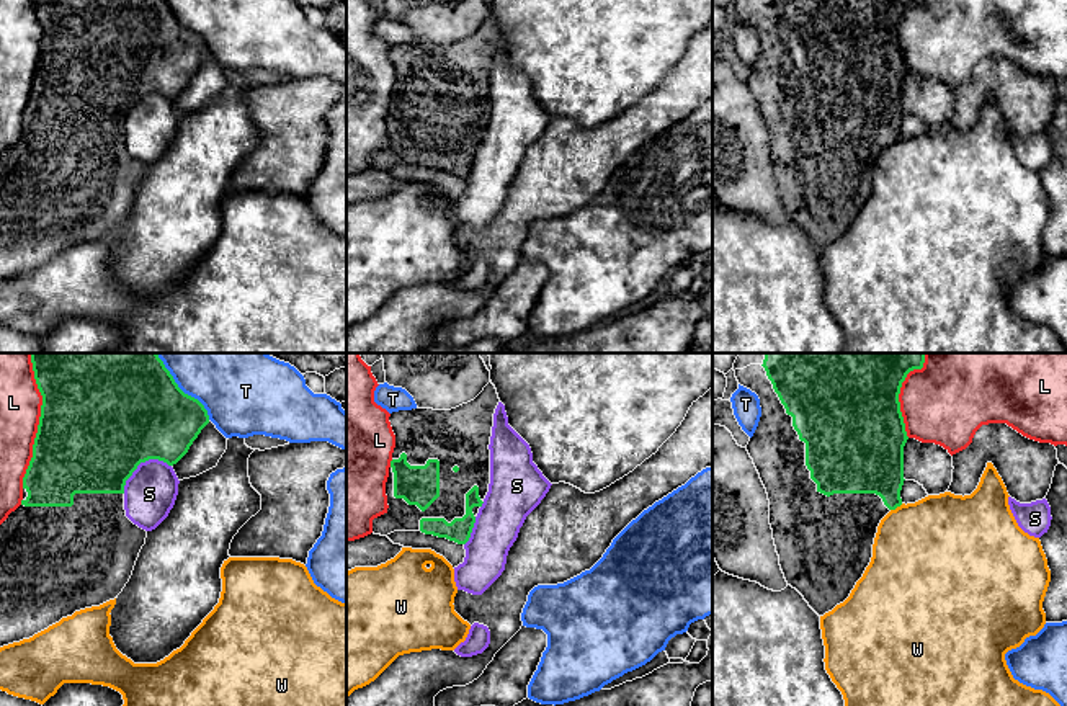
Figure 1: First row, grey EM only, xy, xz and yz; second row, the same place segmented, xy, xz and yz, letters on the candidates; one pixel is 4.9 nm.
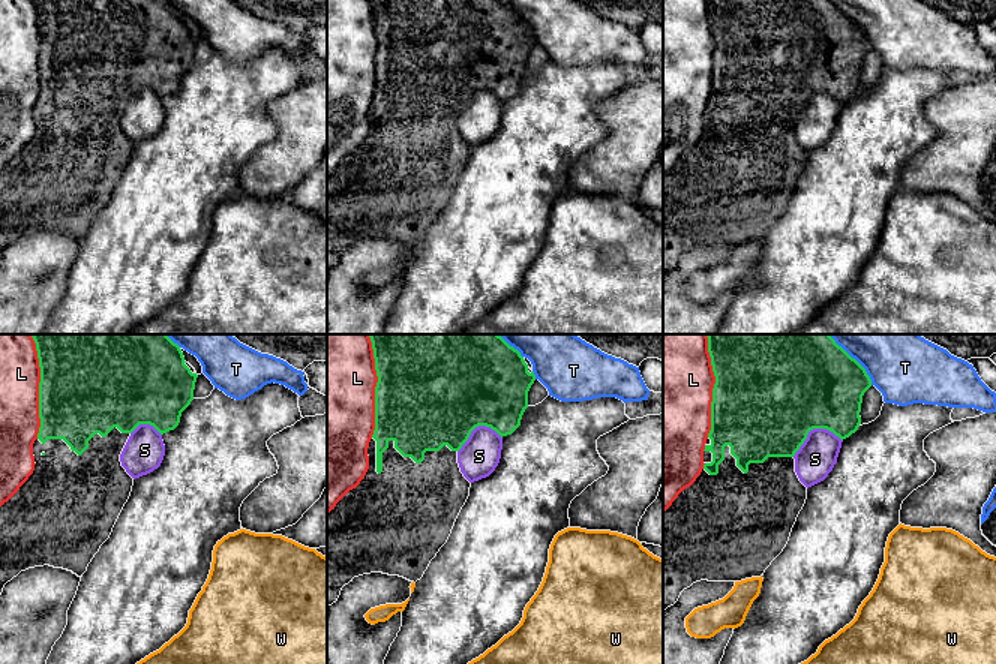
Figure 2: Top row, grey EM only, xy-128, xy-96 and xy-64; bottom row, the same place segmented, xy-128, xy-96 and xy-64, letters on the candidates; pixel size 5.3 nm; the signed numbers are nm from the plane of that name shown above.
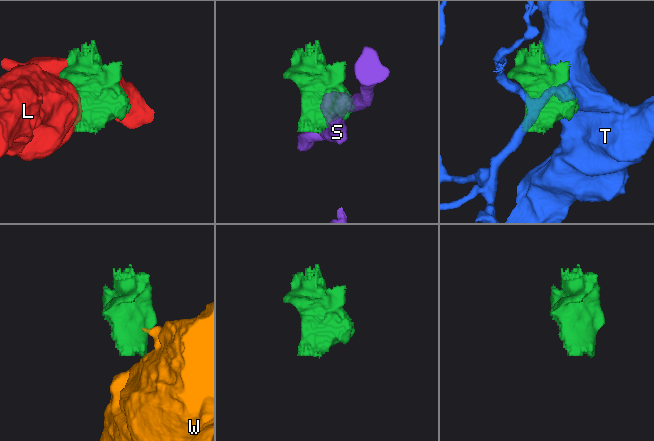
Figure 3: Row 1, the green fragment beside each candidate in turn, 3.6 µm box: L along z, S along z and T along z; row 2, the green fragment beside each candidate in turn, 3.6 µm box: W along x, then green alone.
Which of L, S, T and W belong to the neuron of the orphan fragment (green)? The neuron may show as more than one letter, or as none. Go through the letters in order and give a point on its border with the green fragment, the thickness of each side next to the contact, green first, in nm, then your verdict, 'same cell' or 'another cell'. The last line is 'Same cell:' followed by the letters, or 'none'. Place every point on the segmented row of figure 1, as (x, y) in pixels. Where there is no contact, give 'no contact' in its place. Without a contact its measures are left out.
L: contact xy (40, 420); calibres 500 and 200 nm; another cell
S: contact xy (141, 461); calibres 500 and 260 nm; another cell
T: contact xy (180, 389); calibres 500 and 480 nm; another cell
W: contact yz (896, 507); calibres 300 and 480 nm; another cell
Same cell: none

